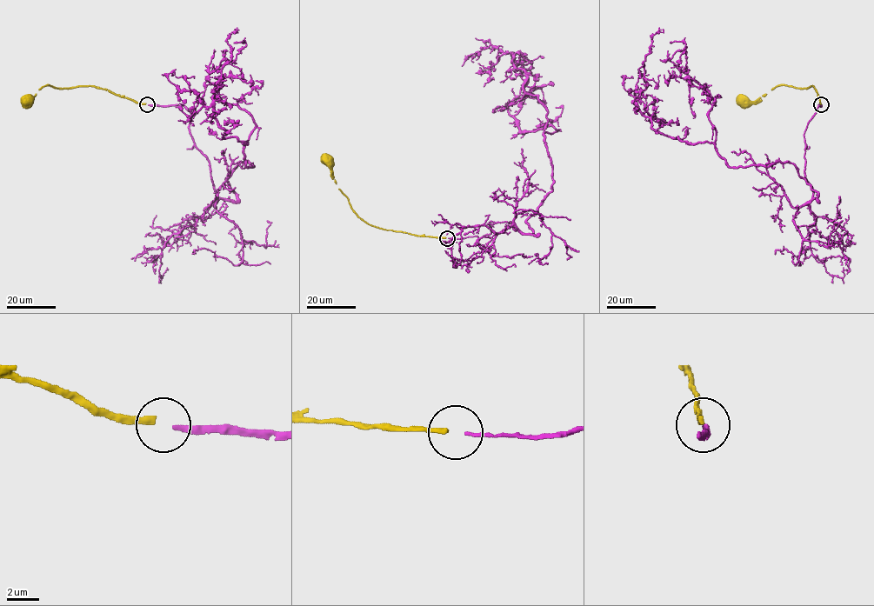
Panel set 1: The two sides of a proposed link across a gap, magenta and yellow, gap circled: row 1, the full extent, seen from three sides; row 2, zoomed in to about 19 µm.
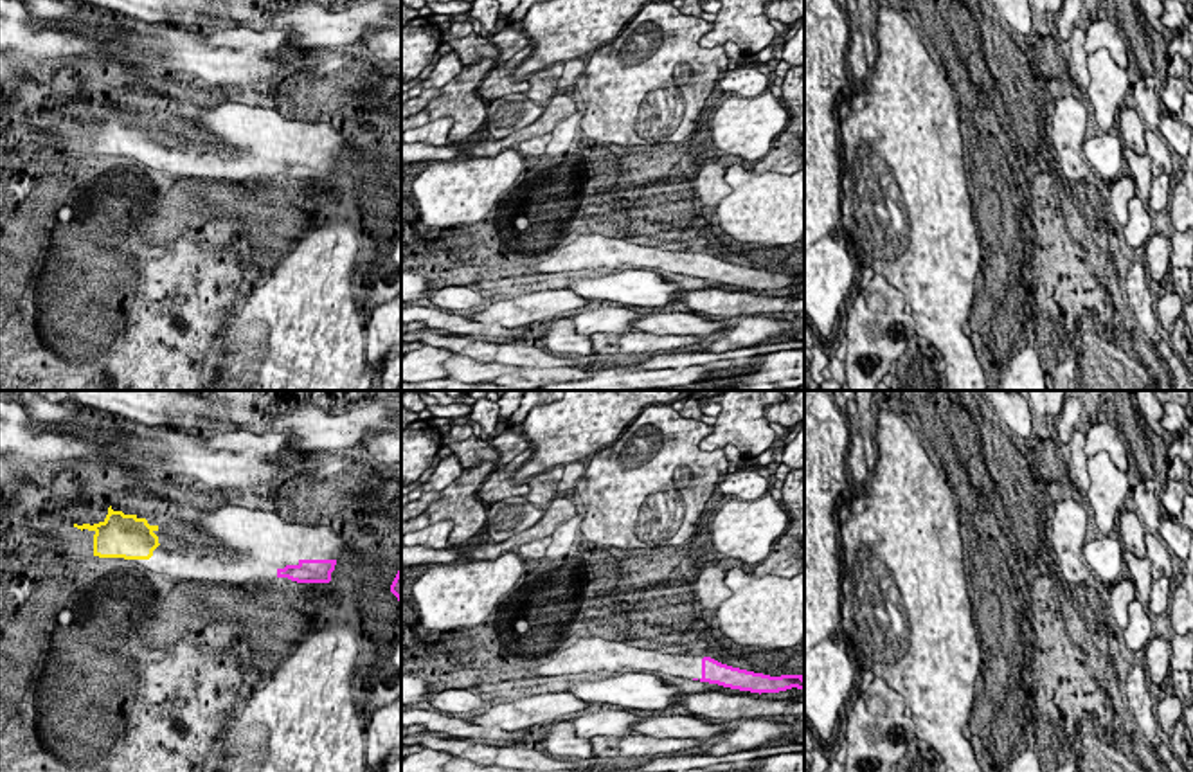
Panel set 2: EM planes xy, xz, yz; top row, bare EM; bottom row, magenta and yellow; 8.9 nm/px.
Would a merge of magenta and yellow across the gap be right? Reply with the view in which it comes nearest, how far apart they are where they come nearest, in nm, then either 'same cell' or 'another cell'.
nearest in xy; 1100 nm apart; same cell

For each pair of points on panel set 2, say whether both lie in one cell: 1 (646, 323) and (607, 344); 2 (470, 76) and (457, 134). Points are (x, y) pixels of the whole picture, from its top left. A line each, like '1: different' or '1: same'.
1: different
2: same

